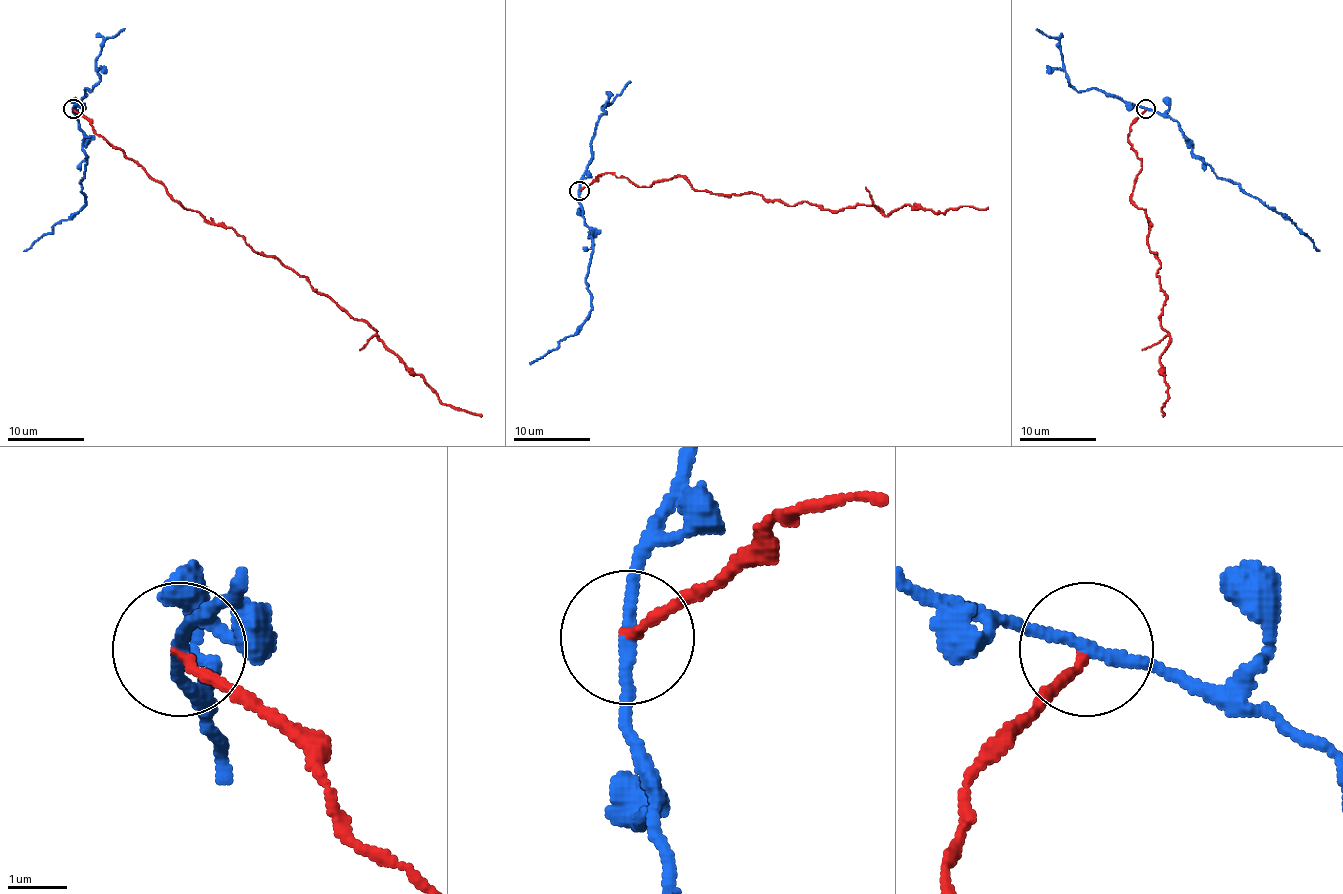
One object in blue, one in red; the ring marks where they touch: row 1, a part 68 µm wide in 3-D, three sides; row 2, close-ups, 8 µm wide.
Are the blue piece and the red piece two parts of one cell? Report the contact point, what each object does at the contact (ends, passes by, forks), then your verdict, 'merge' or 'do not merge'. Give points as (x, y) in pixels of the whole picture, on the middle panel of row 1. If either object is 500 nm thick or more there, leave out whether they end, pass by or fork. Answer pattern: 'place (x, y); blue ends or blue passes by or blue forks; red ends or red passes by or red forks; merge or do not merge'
place (579, 191); blue passes by; red ends; do not merge

